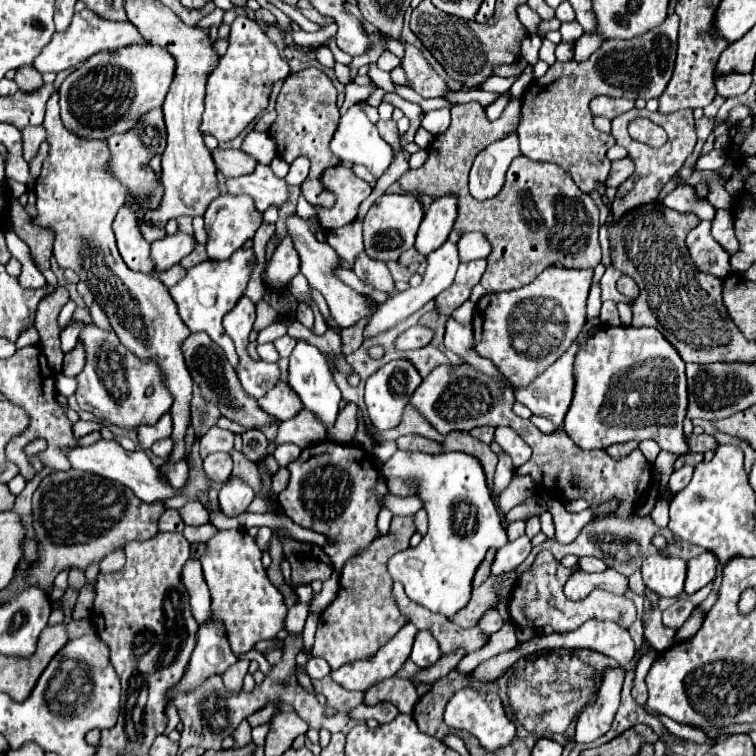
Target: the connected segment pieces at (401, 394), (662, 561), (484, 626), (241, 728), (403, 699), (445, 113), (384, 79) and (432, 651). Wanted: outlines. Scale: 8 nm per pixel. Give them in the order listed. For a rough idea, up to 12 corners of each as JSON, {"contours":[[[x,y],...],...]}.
{"contours":[[[409,359],[367,379],[365,403],[377,429],[401,421],[423,377]],[[651,555],[641,575],[649,591],[673,599],[683,593],[687,563]],[[487,609],[477,627],[489,637],[501,629],[497,609]],[[247,719],[232,734],[235,747],[243,747],[252,741]],[[385,679],[369,687],[367,705],[391,701],[411,713],[419,695],[413,683]],[[449,109],[429,111],[421,125],[439,135],[449,127]],[[376,63],[369,65],[368,76],[385,92],[395,93],[388,72]],[[417,631],[411,659],[429,667],[439,657],[431,631]]]}

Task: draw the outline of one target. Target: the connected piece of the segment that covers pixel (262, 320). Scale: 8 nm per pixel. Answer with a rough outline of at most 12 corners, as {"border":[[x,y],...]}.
{"border":[[257,303],[253,330],[260,331],[275,321],[275,311]]}

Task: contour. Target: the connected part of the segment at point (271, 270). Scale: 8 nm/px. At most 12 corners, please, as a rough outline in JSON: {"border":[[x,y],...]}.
{"border":[[285,237],[265,269],[265,287],[283,289],[299,273],[299,255]]}

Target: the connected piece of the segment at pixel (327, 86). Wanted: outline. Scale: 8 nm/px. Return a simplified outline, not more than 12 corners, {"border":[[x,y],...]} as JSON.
{"border":[[311,66],[283,82],[269,135],[287,163],[309,157],[301,189],[331,207],[319,177],[339,163],[329,141],[337,91]]}

